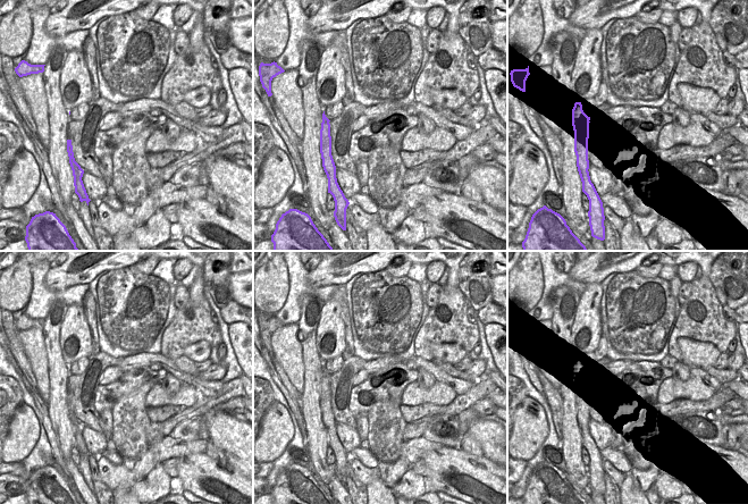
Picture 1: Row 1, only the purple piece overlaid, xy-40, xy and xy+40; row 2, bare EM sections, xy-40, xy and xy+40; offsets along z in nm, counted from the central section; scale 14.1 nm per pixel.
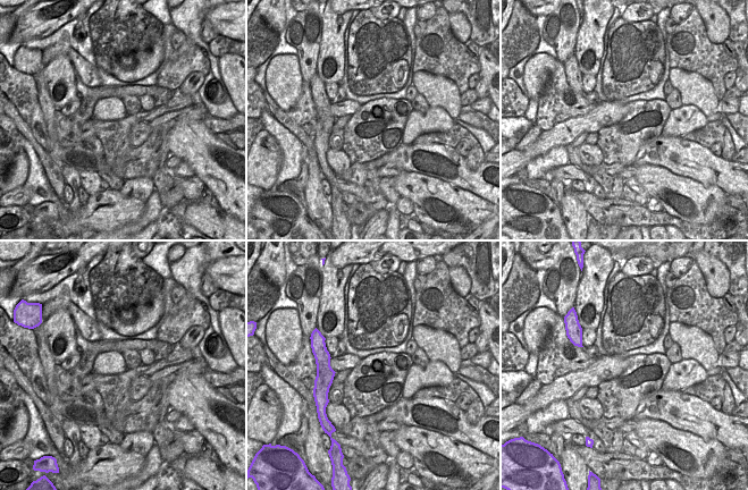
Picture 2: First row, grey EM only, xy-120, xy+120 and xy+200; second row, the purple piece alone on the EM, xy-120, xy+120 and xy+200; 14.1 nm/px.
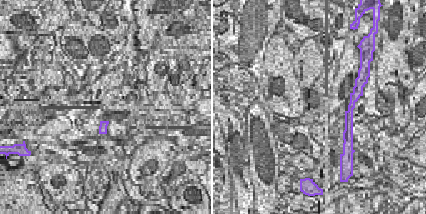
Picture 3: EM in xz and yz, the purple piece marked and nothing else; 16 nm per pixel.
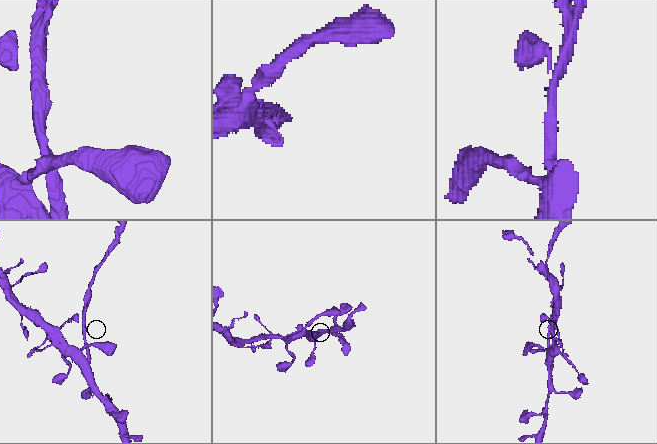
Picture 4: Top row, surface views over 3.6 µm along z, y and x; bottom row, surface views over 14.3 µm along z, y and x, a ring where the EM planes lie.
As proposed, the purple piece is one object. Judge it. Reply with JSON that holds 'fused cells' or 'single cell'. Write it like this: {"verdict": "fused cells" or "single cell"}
{"verdict": "fused cells"}

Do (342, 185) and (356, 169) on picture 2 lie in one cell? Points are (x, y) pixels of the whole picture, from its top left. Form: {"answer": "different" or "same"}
{"answer": "different"}

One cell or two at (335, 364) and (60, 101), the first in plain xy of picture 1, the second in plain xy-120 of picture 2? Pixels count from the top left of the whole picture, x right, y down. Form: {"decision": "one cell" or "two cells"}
{"decision": "two cells"}

